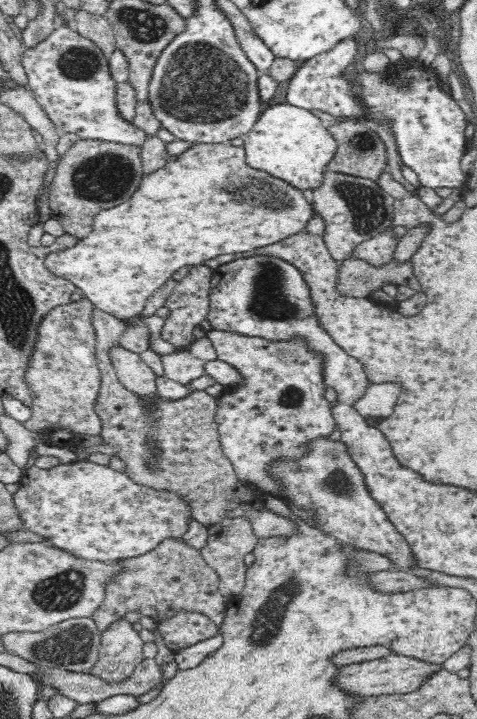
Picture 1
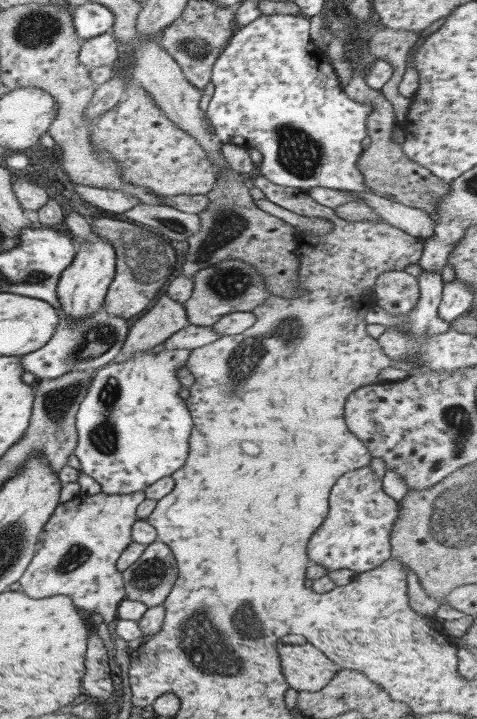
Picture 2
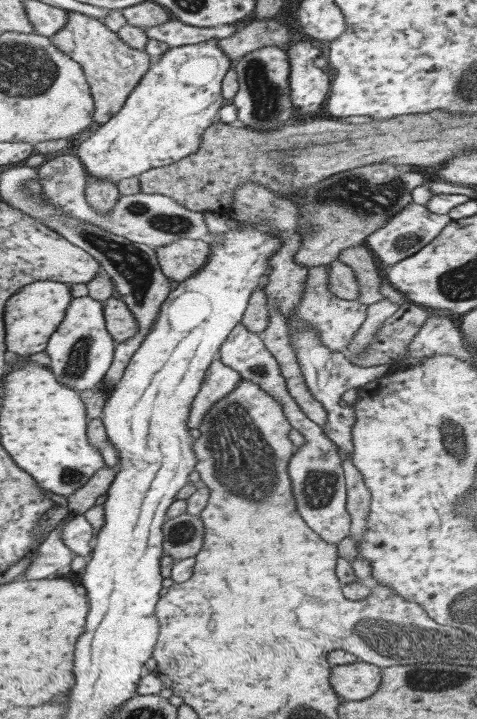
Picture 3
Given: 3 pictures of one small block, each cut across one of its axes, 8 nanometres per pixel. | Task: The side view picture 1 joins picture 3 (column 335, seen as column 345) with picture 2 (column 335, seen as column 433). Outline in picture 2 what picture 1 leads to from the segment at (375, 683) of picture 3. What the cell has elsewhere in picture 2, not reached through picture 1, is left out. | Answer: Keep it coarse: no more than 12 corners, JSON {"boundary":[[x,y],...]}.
{"boundary":[[307,642],[279,644],[285,683],[321,690],[340,670]]}

